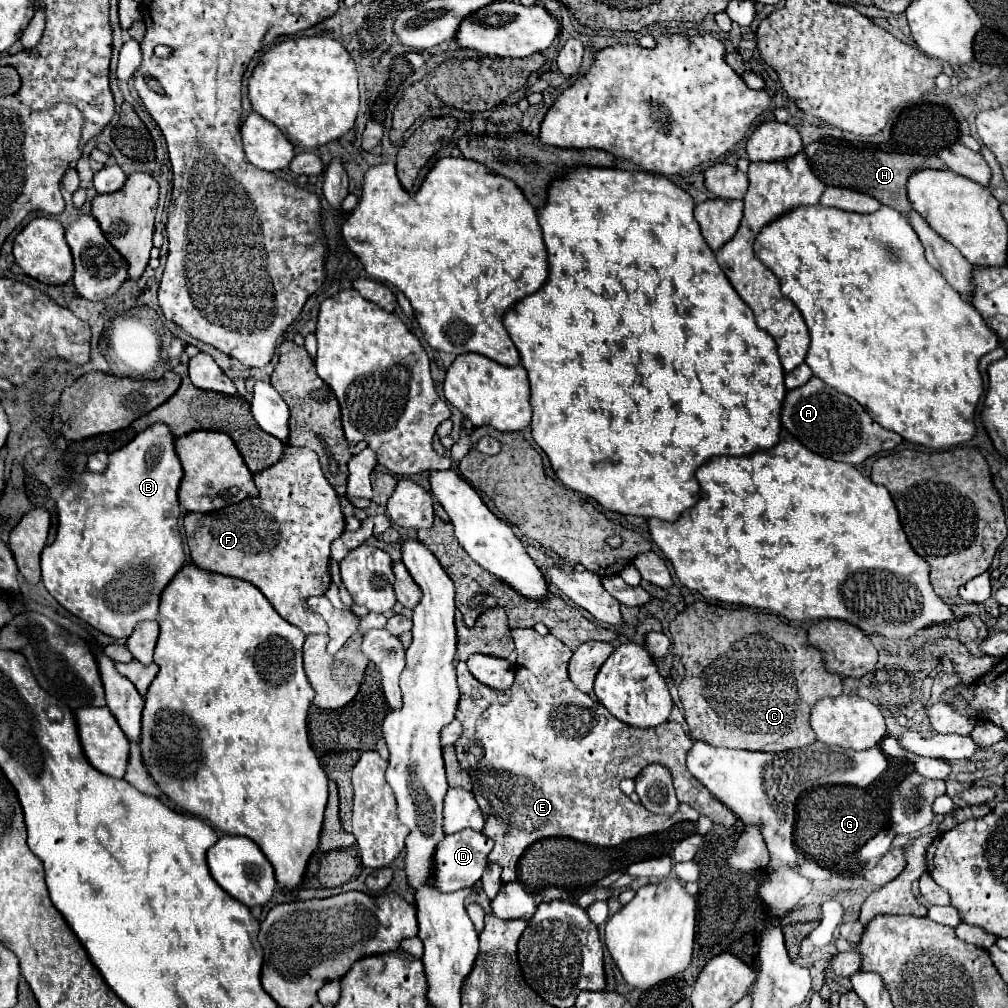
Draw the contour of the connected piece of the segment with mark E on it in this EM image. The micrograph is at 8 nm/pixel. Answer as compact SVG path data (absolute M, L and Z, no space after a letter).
M511 630L517 652L515 682L509 690L493 690L477 682L467 664L457 664L457 684L461 692L459 710L455 718L463 724L463 732L455 742L457 758L471 774L473 796L483 810L483 832L495 840L495 848L489 854L489 862L497 862L503 868L501 880L517 880L517 860L525 848L541 838L567 836L595 846L619 846L627 840L649 836L647 812L633 812L633 806L625 806L625 794L619 790L623 778L635 778L649 764L665 764L673 772L675 792L681 804L689 804L701 816L707 816L713 824L733 826L735 814L723 806L713 794L699 784L697 778L685 766L685 754L693 746L693 740L685 734L677 722L665 722L655 728L633 728L619 722L611 712L583 694L569 680L567 664L571 650L555 636L541 636L535 630Z

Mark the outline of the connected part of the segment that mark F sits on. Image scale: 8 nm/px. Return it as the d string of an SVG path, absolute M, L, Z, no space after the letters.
M287 444L285 456L271 468L255 474L259 488L257 498L247 498L235 506L223 508L213 514L187 514L185 534L191 548L191 558L199 568L237 576L255 584L265 598L273 604L279 616L305 634L327 634L327 622L309 610L307 598L321 596L331 584L329 578L329 548L335 538L345 532L345 516L339 506L339 496L323 476L319 458L313 450L293 448Z

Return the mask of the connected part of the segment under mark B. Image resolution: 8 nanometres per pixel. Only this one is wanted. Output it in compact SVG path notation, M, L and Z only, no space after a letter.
M151 424L127 446L109 456L105 472L83 472L75 476L57 498L57 538L41 552L43 584L49 594L73 616L117 640L125 640L137 622L157 618L161 592L185 562L177 528L181 514L177 488L183 478L183 466L175 452L175 438L167 424Z

